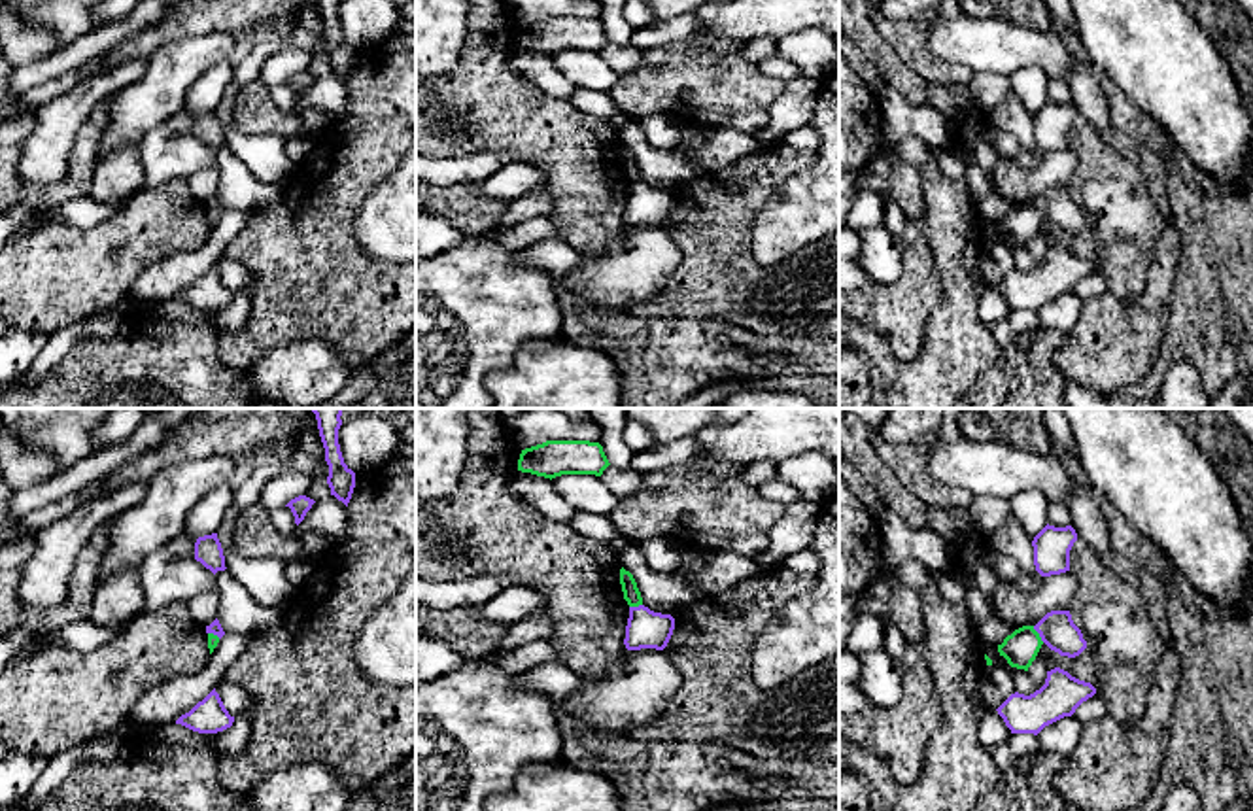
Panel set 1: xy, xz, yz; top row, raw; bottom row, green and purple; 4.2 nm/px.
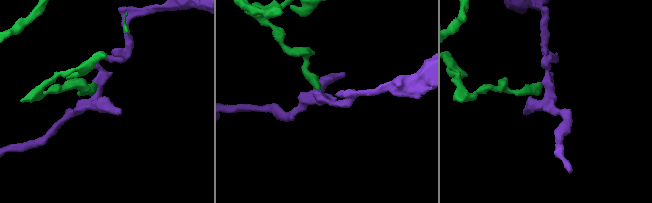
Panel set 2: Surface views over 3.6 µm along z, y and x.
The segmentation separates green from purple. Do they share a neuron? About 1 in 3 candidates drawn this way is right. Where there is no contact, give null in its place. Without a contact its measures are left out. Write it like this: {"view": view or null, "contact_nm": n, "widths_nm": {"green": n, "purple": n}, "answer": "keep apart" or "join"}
{"view": "yz", "contact_nm": 90, "widths_nm": {"green": 150, "purple": 160}, "answer": "keep apart"}

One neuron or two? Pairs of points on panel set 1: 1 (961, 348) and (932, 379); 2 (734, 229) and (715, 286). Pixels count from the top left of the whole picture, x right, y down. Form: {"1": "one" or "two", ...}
{"1": "one", "2": "one"}

